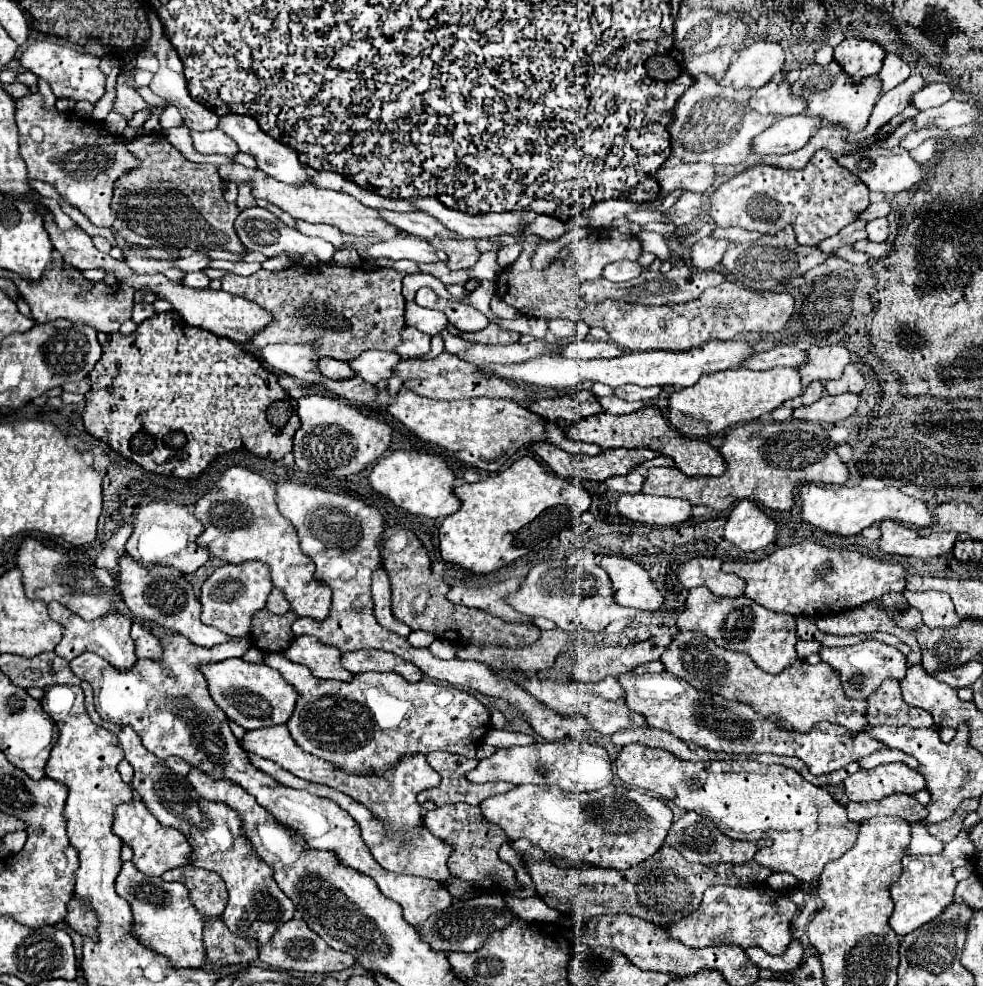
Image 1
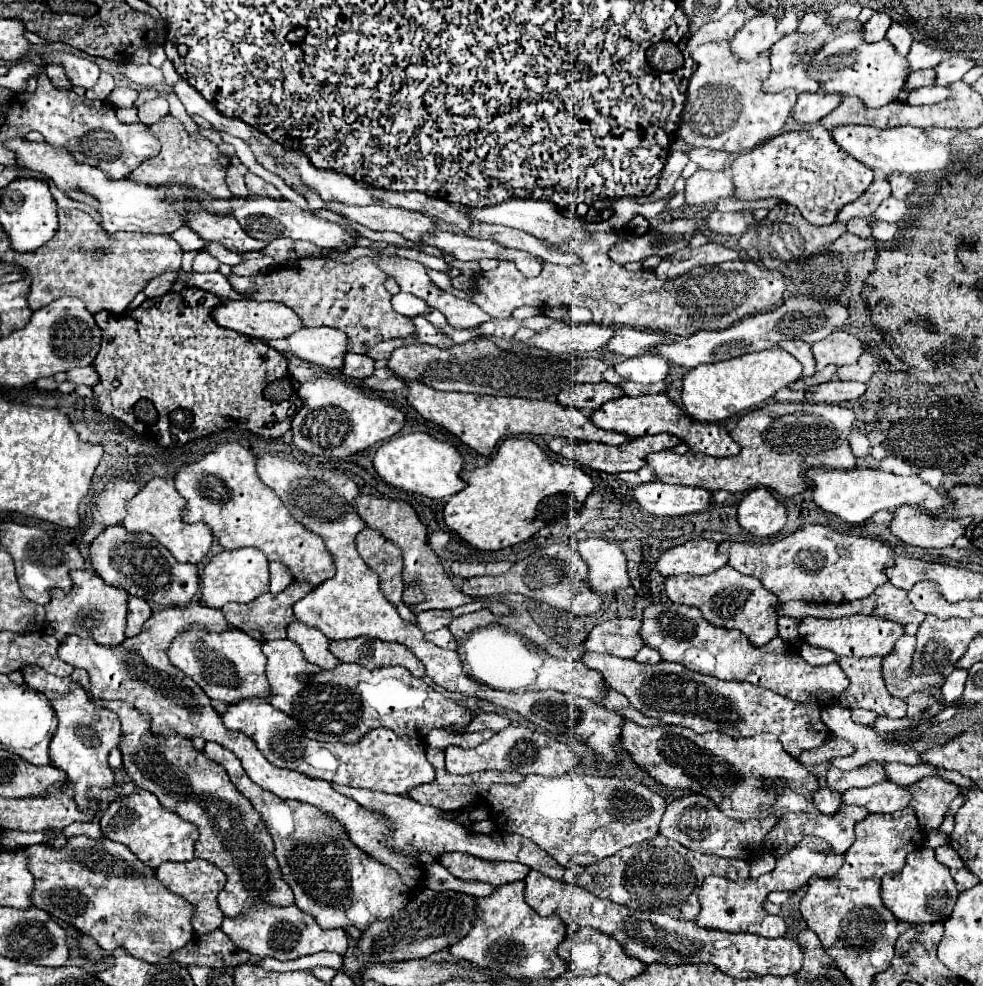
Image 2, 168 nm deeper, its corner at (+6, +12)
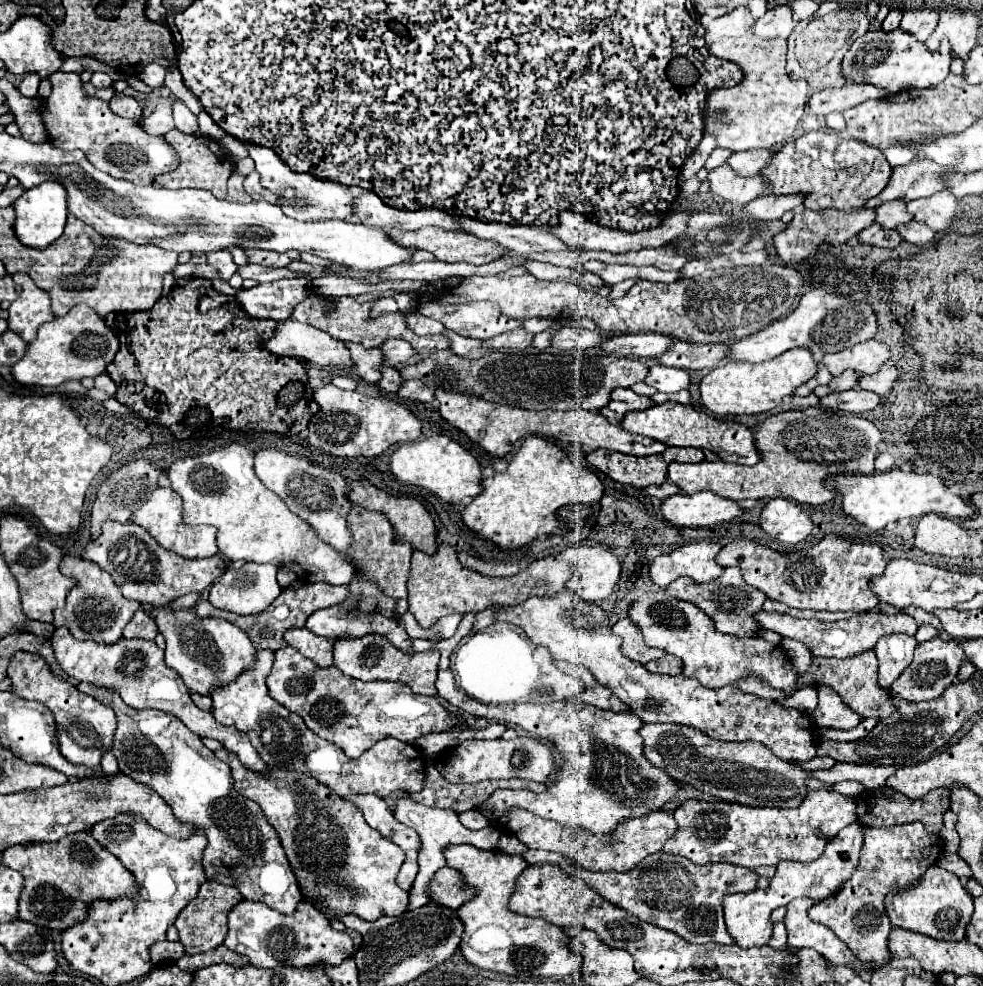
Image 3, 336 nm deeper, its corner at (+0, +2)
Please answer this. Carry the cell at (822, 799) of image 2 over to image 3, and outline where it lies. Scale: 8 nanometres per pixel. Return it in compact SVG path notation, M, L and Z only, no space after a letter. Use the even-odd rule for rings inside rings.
M833 789L811 791L801 807L797 809L779 809L779 807L745 807L737 803L723 801L683 801L675 815L679 823L677 831L667 839L663 851L675 853L691 859L697 865L707 863L733 863L749 869L763 865L777 865L783 859L795 861L815 861L827 841L815 835L815 829L821 829L827 837L837 835L841 829L857 821L857 803L851 797L843 797Z

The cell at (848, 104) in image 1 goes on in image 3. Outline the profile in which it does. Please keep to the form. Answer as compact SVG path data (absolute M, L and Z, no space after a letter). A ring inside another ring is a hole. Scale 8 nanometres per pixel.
M877 29L859 37L851 45L847 55L843 57L841 71L851 83L869 83L883 89L885 95L895 95L907 89L927 89L931 85L941 83L949 75L951 61L953 57L947 41L943 41L941 47L935 53L931 53L923 43L911 39L911 35L903 35L903 31L899 29L889 33Z

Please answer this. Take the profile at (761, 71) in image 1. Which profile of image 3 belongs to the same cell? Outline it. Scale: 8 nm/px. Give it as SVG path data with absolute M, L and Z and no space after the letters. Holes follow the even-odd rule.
M789 7L769 9L753 25L753 33L761 39L787 39L793 29L795 29L795 21L791 19Z

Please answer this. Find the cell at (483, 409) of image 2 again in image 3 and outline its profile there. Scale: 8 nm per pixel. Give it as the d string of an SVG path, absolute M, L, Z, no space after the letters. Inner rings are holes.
M435 389L435 399L439 401L439 415L453 427L461 429L473 443L483 447L491 457L505 457L511 451L511 443L515 443L521 437L527 435L537 435L537 437L547 437L555 441L571 441L571 443L581 443L591 449L609 449L609 451L619 451L627 455L657 455L667 449L667 445L647 439L643 435L633 435L623 431L619 425L607 423L599 415L599 411L527 411L519 407L509 407L509 405L495 405L487 403L485 399L473 399L471 395L455 395L449 391Z

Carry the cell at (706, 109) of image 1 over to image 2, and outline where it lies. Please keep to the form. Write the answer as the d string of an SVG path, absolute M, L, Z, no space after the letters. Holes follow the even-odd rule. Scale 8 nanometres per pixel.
M727 39L709 41L701 47L695 47L695 49L691 49L691 55L699 63L699 69L693 73L691 83L689 83L685 109L681 113L681 127L677 131L679 139L683 139L687 145L693 145L693 147L709 147L709 149L725 149L729 153L743 153L743 151L751 151L753 147L767 141L769 137L775 137L781 133L781 129L785 127L785 123L793 111L797 93L791 89L781 91L781 93L765 93L761 89L763 81L771 73L767 55L761 55L753 61L737 61L737 57L733 57L733 53L729 49Z

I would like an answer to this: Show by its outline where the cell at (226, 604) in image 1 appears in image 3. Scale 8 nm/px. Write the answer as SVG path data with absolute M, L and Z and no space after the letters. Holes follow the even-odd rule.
M245 563L241 569L227 569L223 577L211 585L209 601L217 609L225 609L237 615L255 615L265 611L275 597L281 593L281 587L275 579L277 569L273 565L259 565L259 563Z

